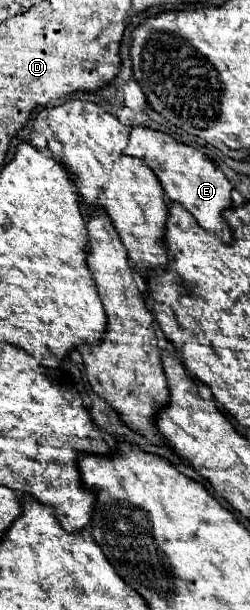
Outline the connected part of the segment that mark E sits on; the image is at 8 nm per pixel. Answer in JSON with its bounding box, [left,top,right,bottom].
[124,126,232,242]

